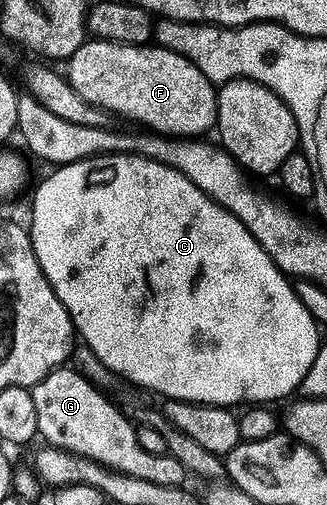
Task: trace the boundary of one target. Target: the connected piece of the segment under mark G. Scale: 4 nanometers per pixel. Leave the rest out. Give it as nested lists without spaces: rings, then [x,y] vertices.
[[[66,370],[53,371],[34,388],[38,425],[72,427],[72,435],[80,435],[80,443],[72,443],[72,447],[76,447],[73,456],[97,461],[112,459],[110,467],[113,471],[154,482],[158,486],[170,487],[181,482],[182,471],[174,459],[151,455],[142,449],[133,420],[127,414],[124,416],[106,396],[99,395],[82,376]]]

